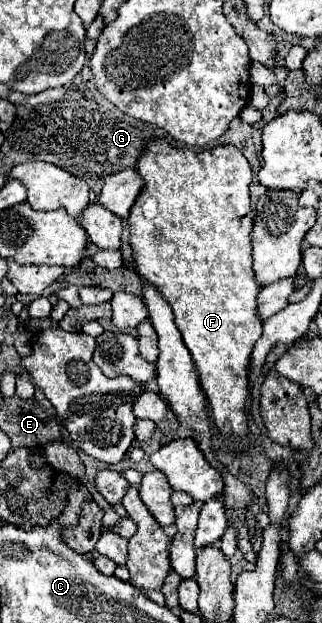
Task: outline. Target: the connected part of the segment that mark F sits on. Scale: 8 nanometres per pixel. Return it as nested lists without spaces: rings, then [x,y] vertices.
[[[153,140],[147,144],[143,158],[139,158],[137,166],[139,174],[145,180],[145,190],[139,194],[137,202],[131,208],[129,214],[129,224],[131,224],[131,246],[133,246],[133,256],[135,256],[135,268],[137,274],[143,276],[147,282],[153,282],[159,292],[167,298],[167,302],[173,308],[175,314],[175,324],[179,332],[183,334],[183,342],[189,348],[195,368],[199,372],[199,382],[201,388],[209,400],[211,416],[215,422],[215,428],[227,438],[227,436],[237,436],[237,438],[247,438],[249,436],[249,424],[247,424],[247,400],[251,396],[251,382],[249,382],[249,364],[251,364],[251,354],[255,348],[255,342],[261,338],[261,326],[263,320],[257,314],[257,294],[261,290],[261,284],[255,278],[253,272],[253,212],[249,204],[249,184],[251,184],[251,166],[243,158],[243,154],[235,146],[217,146],[213,150],[203,150],[203,152],[193,152],[193,150],[181,150],[171,144],[161,144],[161,140]]]

